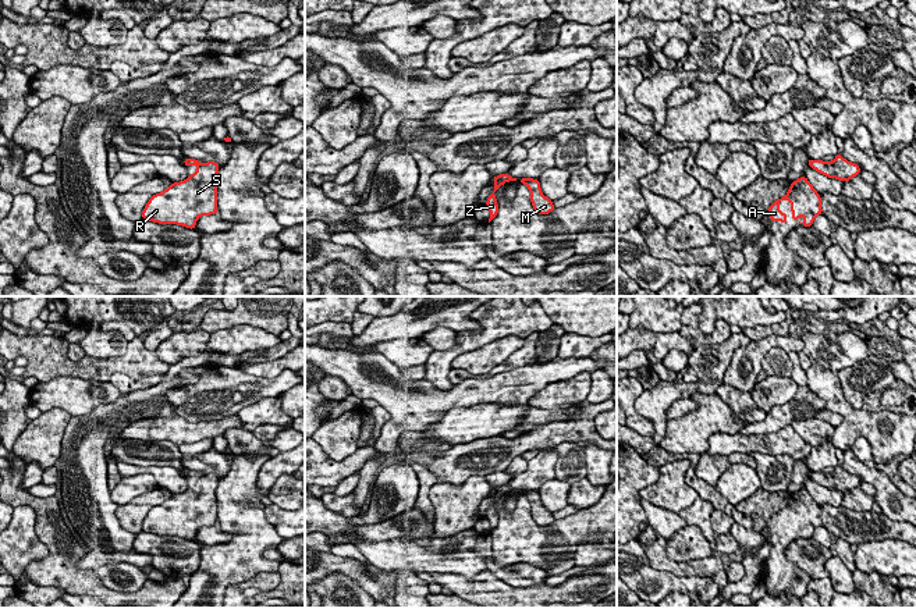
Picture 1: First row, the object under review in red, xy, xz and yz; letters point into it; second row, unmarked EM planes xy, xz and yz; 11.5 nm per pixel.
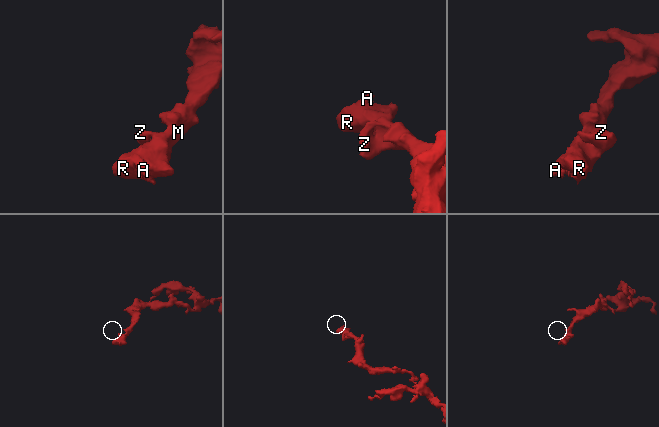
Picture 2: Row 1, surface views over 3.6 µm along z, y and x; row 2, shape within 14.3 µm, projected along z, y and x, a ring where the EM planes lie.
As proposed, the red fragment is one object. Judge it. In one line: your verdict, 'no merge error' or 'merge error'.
no merge error

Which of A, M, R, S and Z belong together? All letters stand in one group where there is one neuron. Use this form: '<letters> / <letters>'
A M R S Z

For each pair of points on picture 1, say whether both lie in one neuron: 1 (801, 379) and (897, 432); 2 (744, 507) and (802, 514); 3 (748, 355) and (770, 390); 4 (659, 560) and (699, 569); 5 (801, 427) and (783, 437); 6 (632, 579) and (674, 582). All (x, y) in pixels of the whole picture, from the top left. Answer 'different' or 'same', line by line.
1: different
2: different
3: different
4: same
5: different
6: same

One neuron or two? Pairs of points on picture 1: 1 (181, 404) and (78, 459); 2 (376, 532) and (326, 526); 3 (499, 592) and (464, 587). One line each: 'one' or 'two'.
1: two
2: two
3: one

